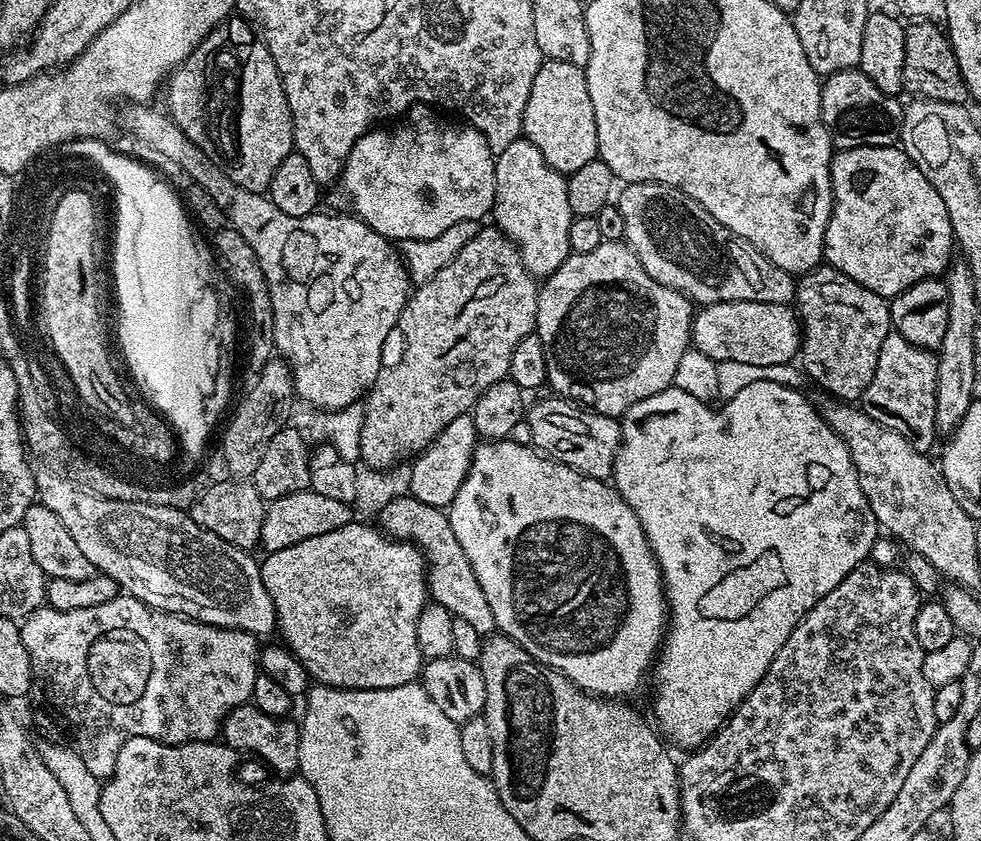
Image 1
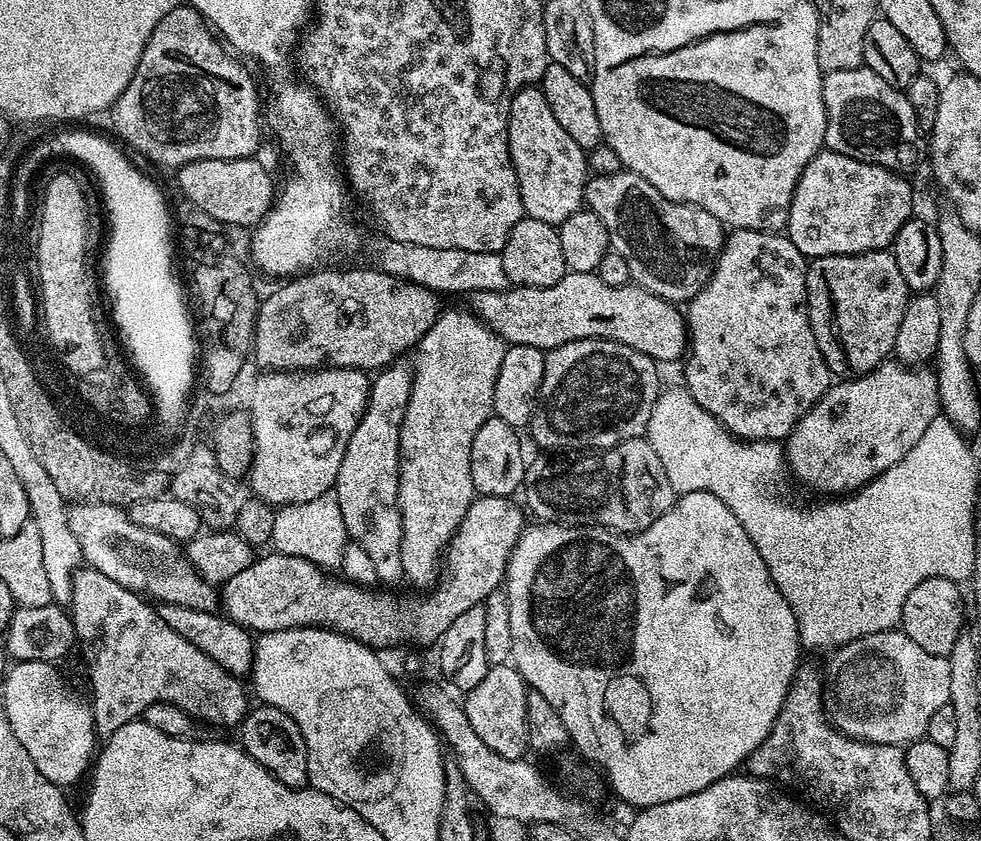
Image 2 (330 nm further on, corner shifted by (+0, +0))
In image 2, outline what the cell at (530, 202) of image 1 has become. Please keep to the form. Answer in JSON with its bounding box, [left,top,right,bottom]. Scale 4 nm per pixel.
[508,86,590,226]

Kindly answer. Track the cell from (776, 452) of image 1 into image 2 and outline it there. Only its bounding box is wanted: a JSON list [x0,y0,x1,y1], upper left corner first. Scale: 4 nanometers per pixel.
[786,362,941,498]

